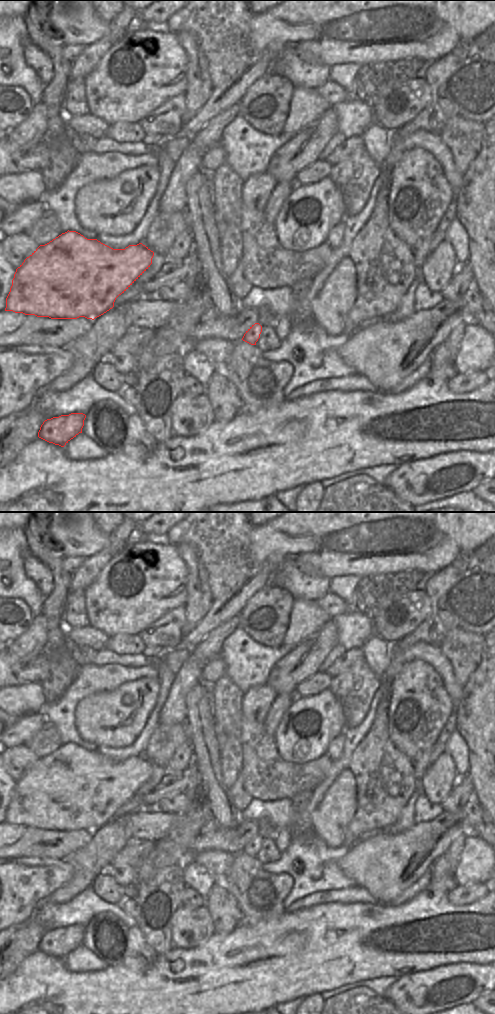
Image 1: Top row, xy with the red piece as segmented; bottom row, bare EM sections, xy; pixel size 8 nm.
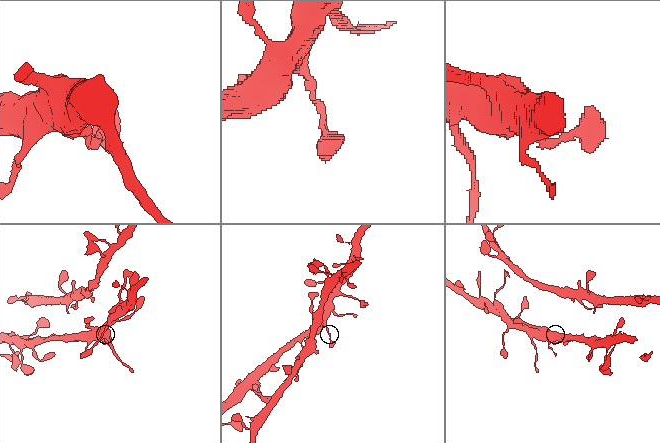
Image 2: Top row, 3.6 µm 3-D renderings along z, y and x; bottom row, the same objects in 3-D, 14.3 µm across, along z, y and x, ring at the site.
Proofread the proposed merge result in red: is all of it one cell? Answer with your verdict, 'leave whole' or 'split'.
leave whole

